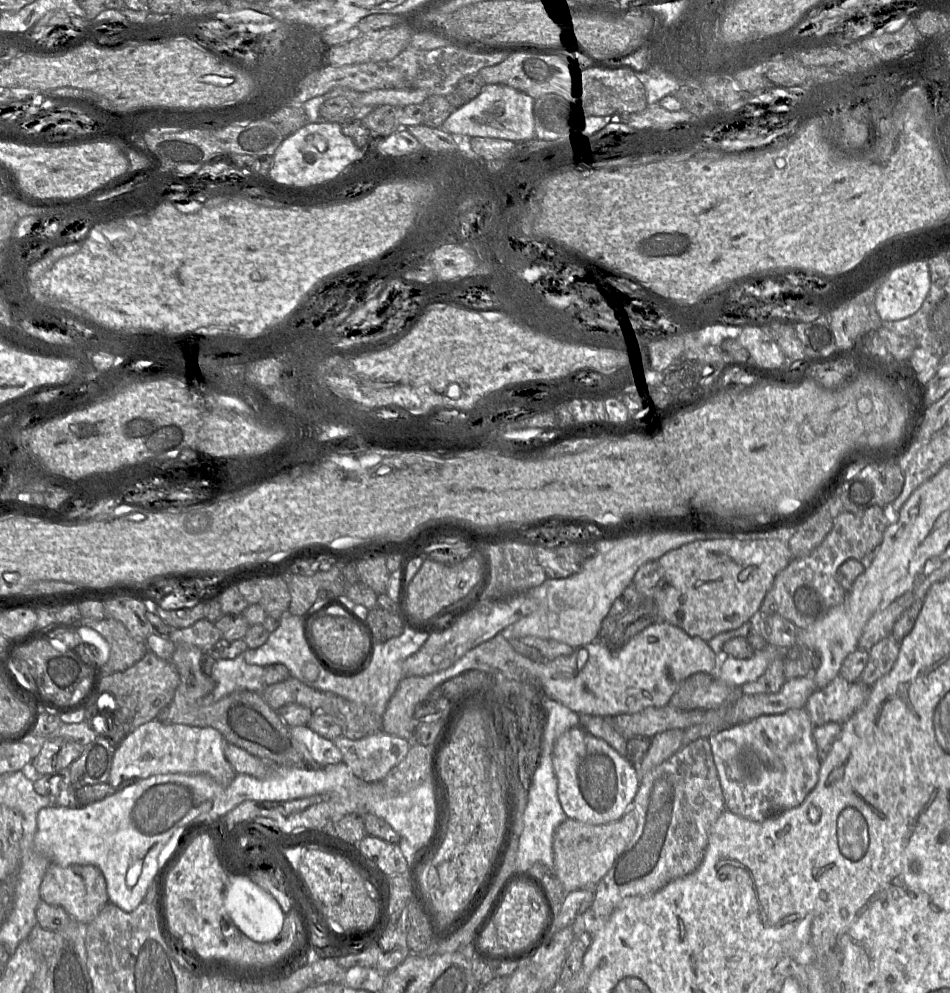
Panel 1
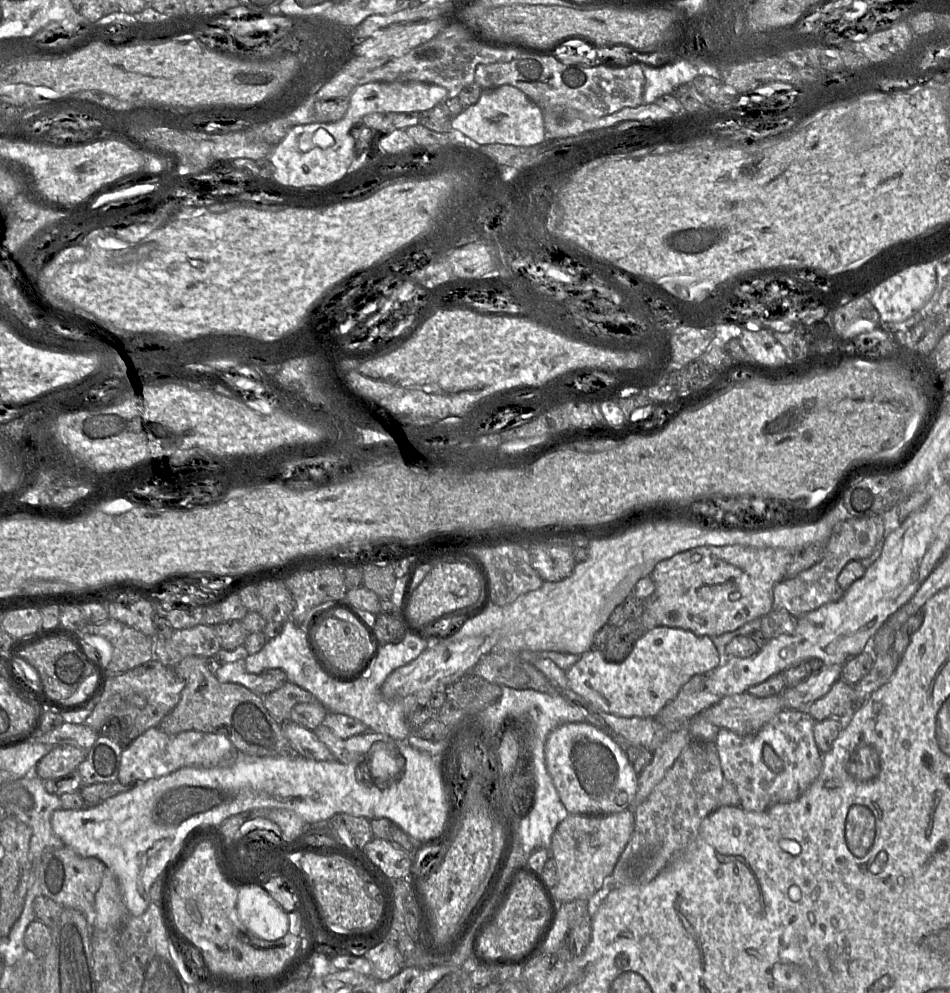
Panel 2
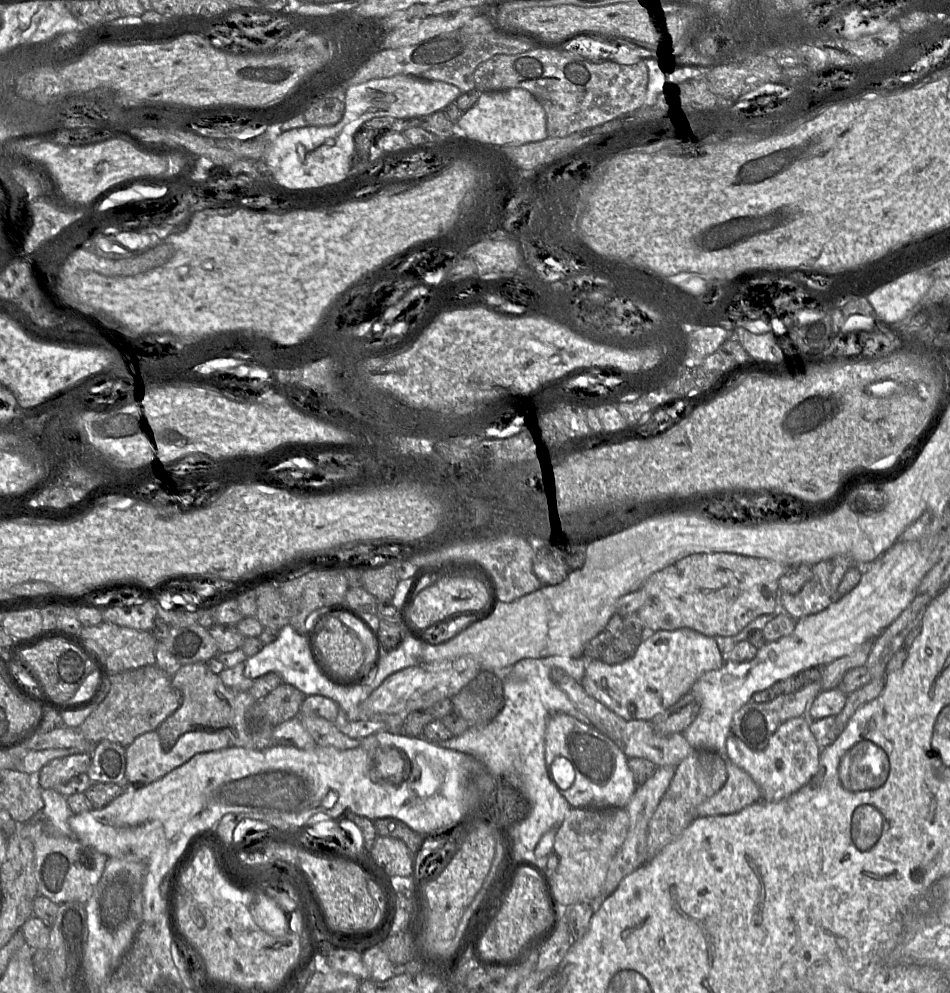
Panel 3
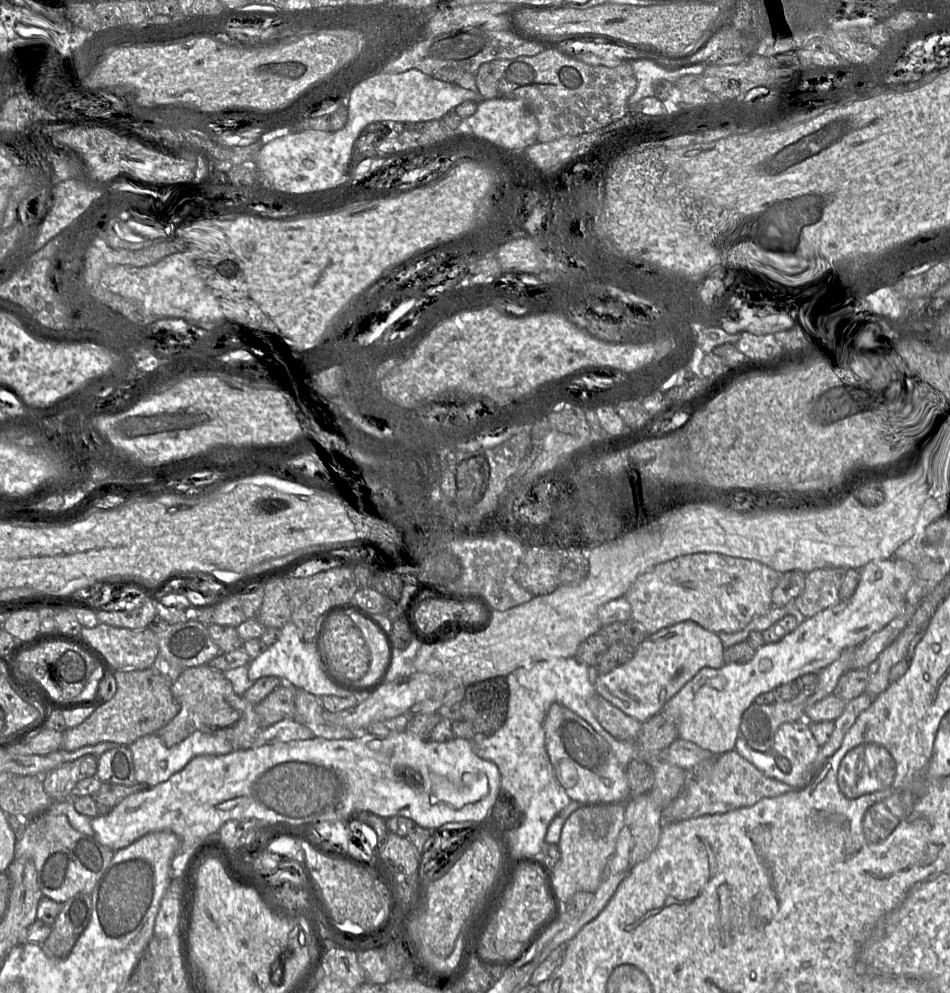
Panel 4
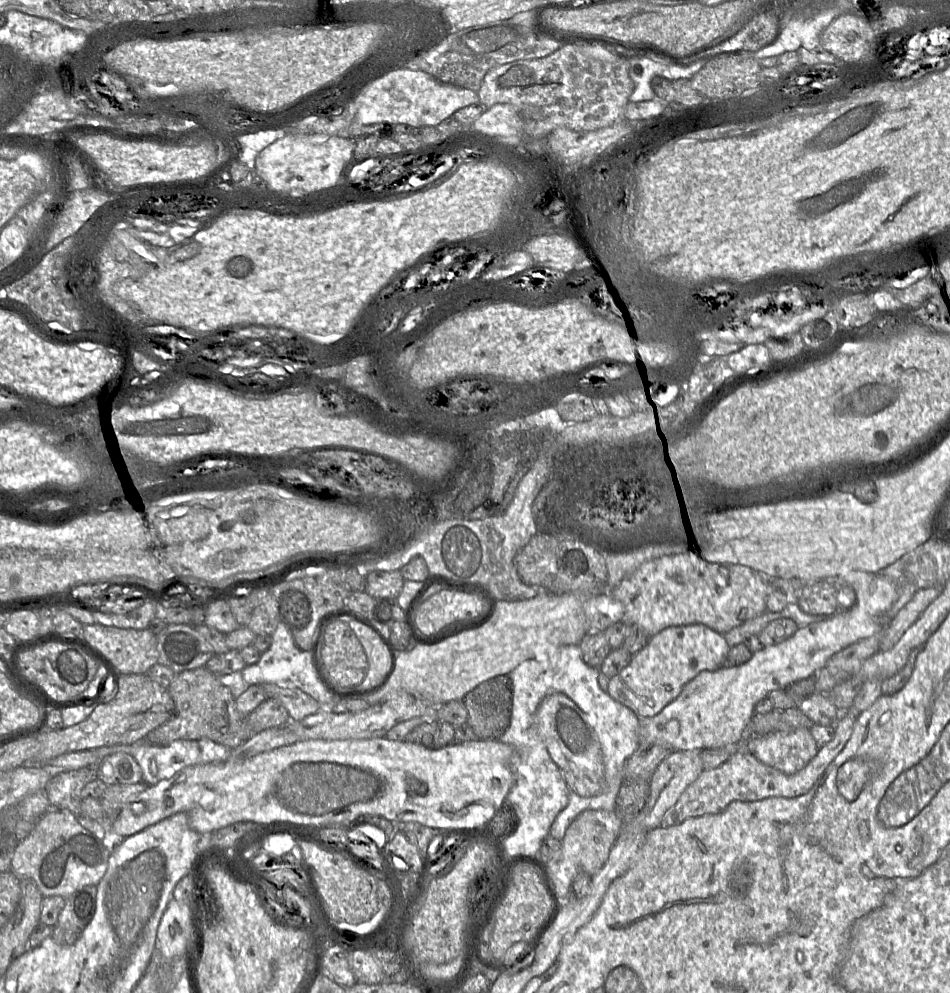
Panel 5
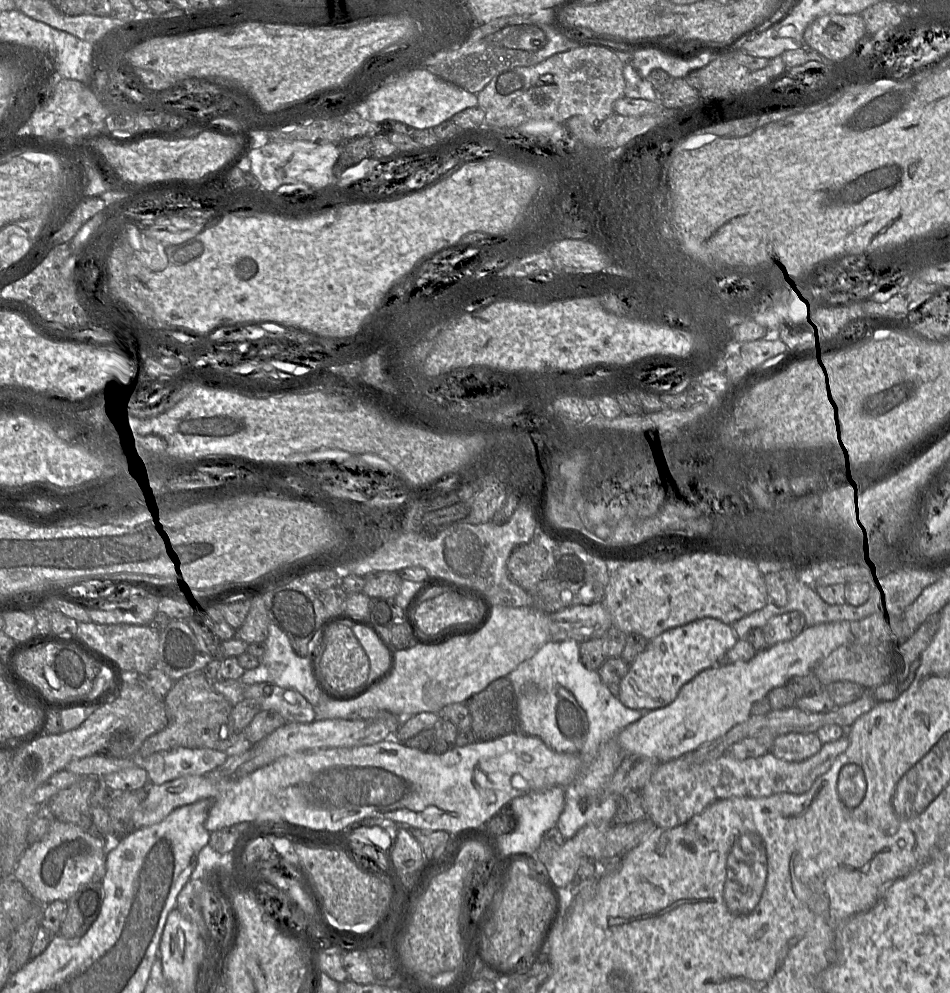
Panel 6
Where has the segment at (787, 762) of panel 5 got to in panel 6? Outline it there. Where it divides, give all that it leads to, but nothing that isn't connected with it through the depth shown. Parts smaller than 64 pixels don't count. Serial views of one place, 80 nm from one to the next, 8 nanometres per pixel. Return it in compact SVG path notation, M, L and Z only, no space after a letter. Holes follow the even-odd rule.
M787 733L775 737L770 753L780 760L801 762L819 752L821 746L815 733Z

